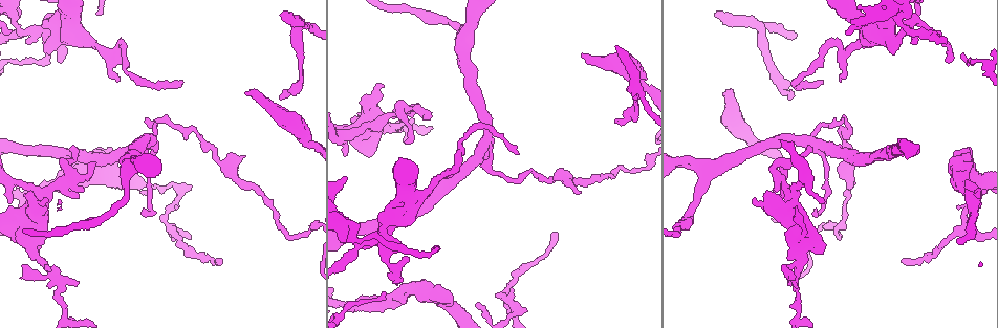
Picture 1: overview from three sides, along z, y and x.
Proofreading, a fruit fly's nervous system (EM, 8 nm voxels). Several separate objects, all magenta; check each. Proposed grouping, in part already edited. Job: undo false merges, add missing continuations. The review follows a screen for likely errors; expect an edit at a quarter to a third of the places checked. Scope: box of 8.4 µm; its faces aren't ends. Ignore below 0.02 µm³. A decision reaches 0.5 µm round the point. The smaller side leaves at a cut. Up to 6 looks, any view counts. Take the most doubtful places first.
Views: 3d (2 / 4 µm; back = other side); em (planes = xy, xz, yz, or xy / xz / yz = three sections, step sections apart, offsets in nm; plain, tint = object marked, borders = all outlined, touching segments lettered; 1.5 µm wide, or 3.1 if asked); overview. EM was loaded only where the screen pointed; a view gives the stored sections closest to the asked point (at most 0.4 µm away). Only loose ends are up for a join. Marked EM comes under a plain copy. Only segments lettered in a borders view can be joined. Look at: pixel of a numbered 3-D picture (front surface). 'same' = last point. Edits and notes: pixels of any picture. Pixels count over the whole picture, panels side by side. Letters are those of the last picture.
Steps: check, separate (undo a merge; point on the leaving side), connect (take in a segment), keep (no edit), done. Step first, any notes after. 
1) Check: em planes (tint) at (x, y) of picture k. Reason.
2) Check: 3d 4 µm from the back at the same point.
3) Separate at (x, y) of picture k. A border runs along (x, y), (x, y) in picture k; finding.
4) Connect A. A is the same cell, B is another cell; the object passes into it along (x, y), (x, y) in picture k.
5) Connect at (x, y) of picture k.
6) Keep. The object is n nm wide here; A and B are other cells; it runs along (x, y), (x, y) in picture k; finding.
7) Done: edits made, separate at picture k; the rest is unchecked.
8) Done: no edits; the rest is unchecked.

Check: 3d 4 µm at (723, 96) of picture 1. Free end.

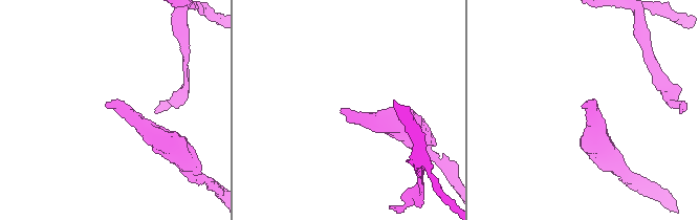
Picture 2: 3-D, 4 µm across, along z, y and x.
Check: em planes (borders) at (582, 106) of picture 2.

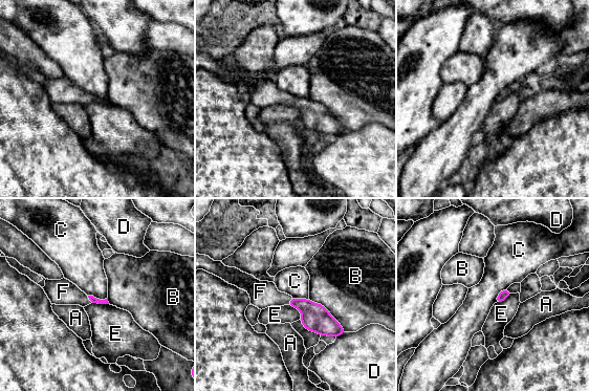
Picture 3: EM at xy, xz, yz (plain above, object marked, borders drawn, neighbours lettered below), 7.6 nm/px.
Connect at (263, 294) of picture 3. F is the same cell, A, B, C, D and E are other cells; the object passes into it along (315, 318), (289, 301), (263, 294) in picture 3; the neuron continues.

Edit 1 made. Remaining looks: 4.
Check: overview.

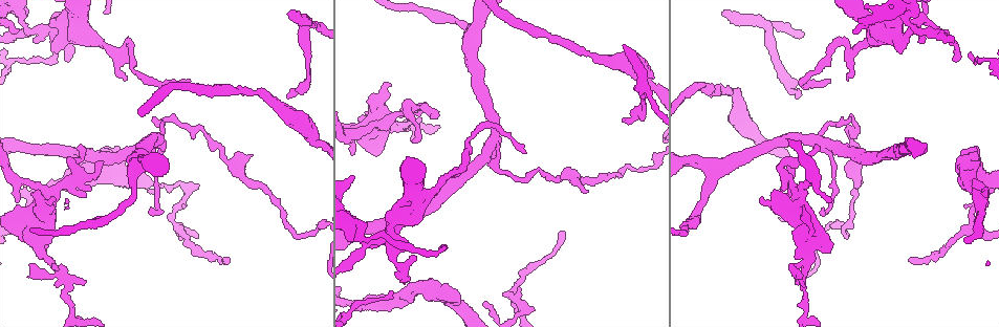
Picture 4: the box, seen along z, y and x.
Check: em planes (tint) at (814, 140) of picture 4. Four or more arms meet.

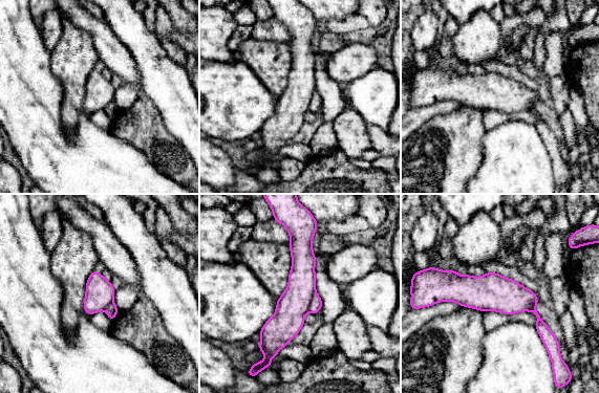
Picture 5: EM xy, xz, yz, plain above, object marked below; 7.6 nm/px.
Check: em planes (borders) at the same point. See the neighbours.

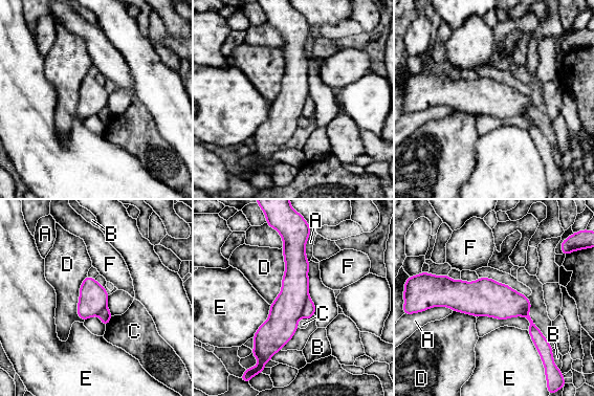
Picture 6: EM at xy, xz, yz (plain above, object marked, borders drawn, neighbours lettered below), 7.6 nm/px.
Separate at (309, 309) of picture 6. The longest contact is with D, 440 nm; A, B, C, D, E and F are other cells; a border runs along (308, 296), (301, 316) in picture 6; a second neuron is stuck on.

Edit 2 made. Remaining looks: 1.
Done: edits made, connect at picture 3, separate at picture 6; the rest is unchecked.

